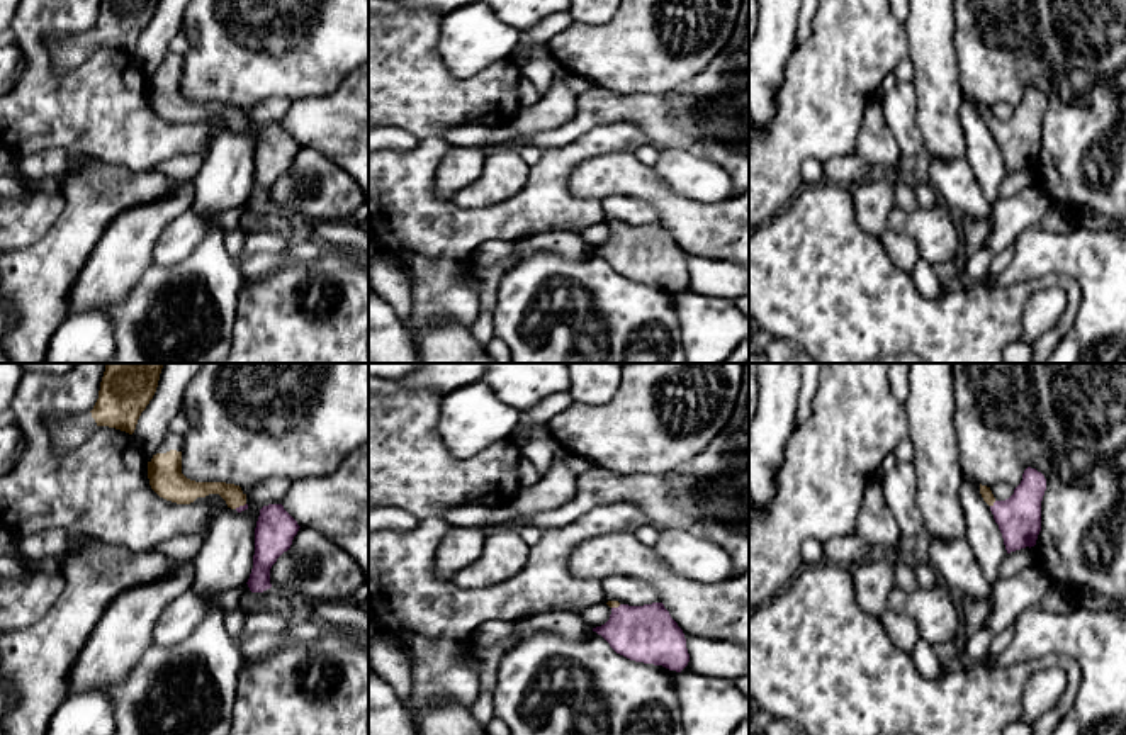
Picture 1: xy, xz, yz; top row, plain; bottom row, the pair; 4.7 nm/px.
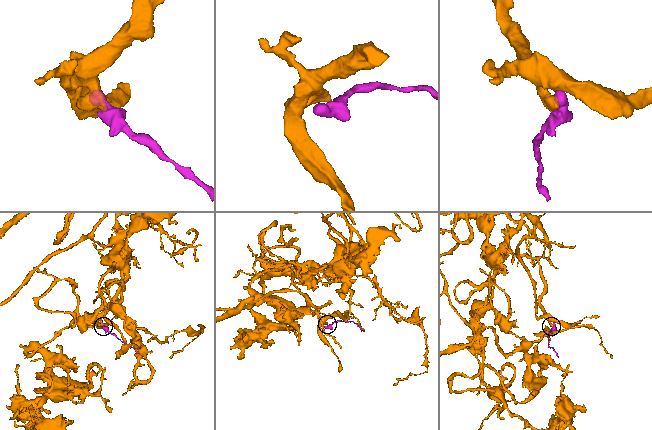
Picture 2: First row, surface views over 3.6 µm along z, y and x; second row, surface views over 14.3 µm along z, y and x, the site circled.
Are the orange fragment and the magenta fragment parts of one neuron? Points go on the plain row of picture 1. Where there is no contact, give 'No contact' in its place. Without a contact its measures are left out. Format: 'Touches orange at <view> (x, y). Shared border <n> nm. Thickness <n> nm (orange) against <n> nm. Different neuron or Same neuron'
Touches orange at yz (992, 124). Shared border 40 nm. Thickness 50 nm (orange) against 200 nm. Same neuron

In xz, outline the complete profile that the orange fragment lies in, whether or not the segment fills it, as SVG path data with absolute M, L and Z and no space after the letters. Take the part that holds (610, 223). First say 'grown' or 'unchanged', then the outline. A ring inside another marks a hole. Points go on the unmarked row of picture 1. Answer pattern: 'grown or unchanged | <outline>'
grown | M608 221L606 224L611 227L610 239L593 251L601 255L616 273L676 292L688 285L684 253L662 222L628 226Z

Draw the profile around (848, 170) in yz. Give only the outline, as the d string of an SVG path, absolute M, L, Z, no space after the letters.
M854 151L827 160L824 163L824 178L829 183L853 188L868 178L870 168L870 161Z

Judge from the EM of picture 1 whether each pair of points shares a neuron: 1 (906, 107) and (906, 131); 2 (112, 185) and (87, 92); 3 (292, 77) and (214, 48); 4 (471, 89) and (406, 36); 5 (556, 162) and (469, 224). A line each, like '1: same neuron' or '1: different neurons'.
1: same neuron
2: different neurons
3: same neuron
4: same neuron
5: same neuron

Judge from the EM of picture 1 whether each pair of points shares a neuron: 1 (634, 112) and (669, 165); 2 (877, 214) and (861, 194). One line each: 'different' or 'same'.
1: different
2: same

